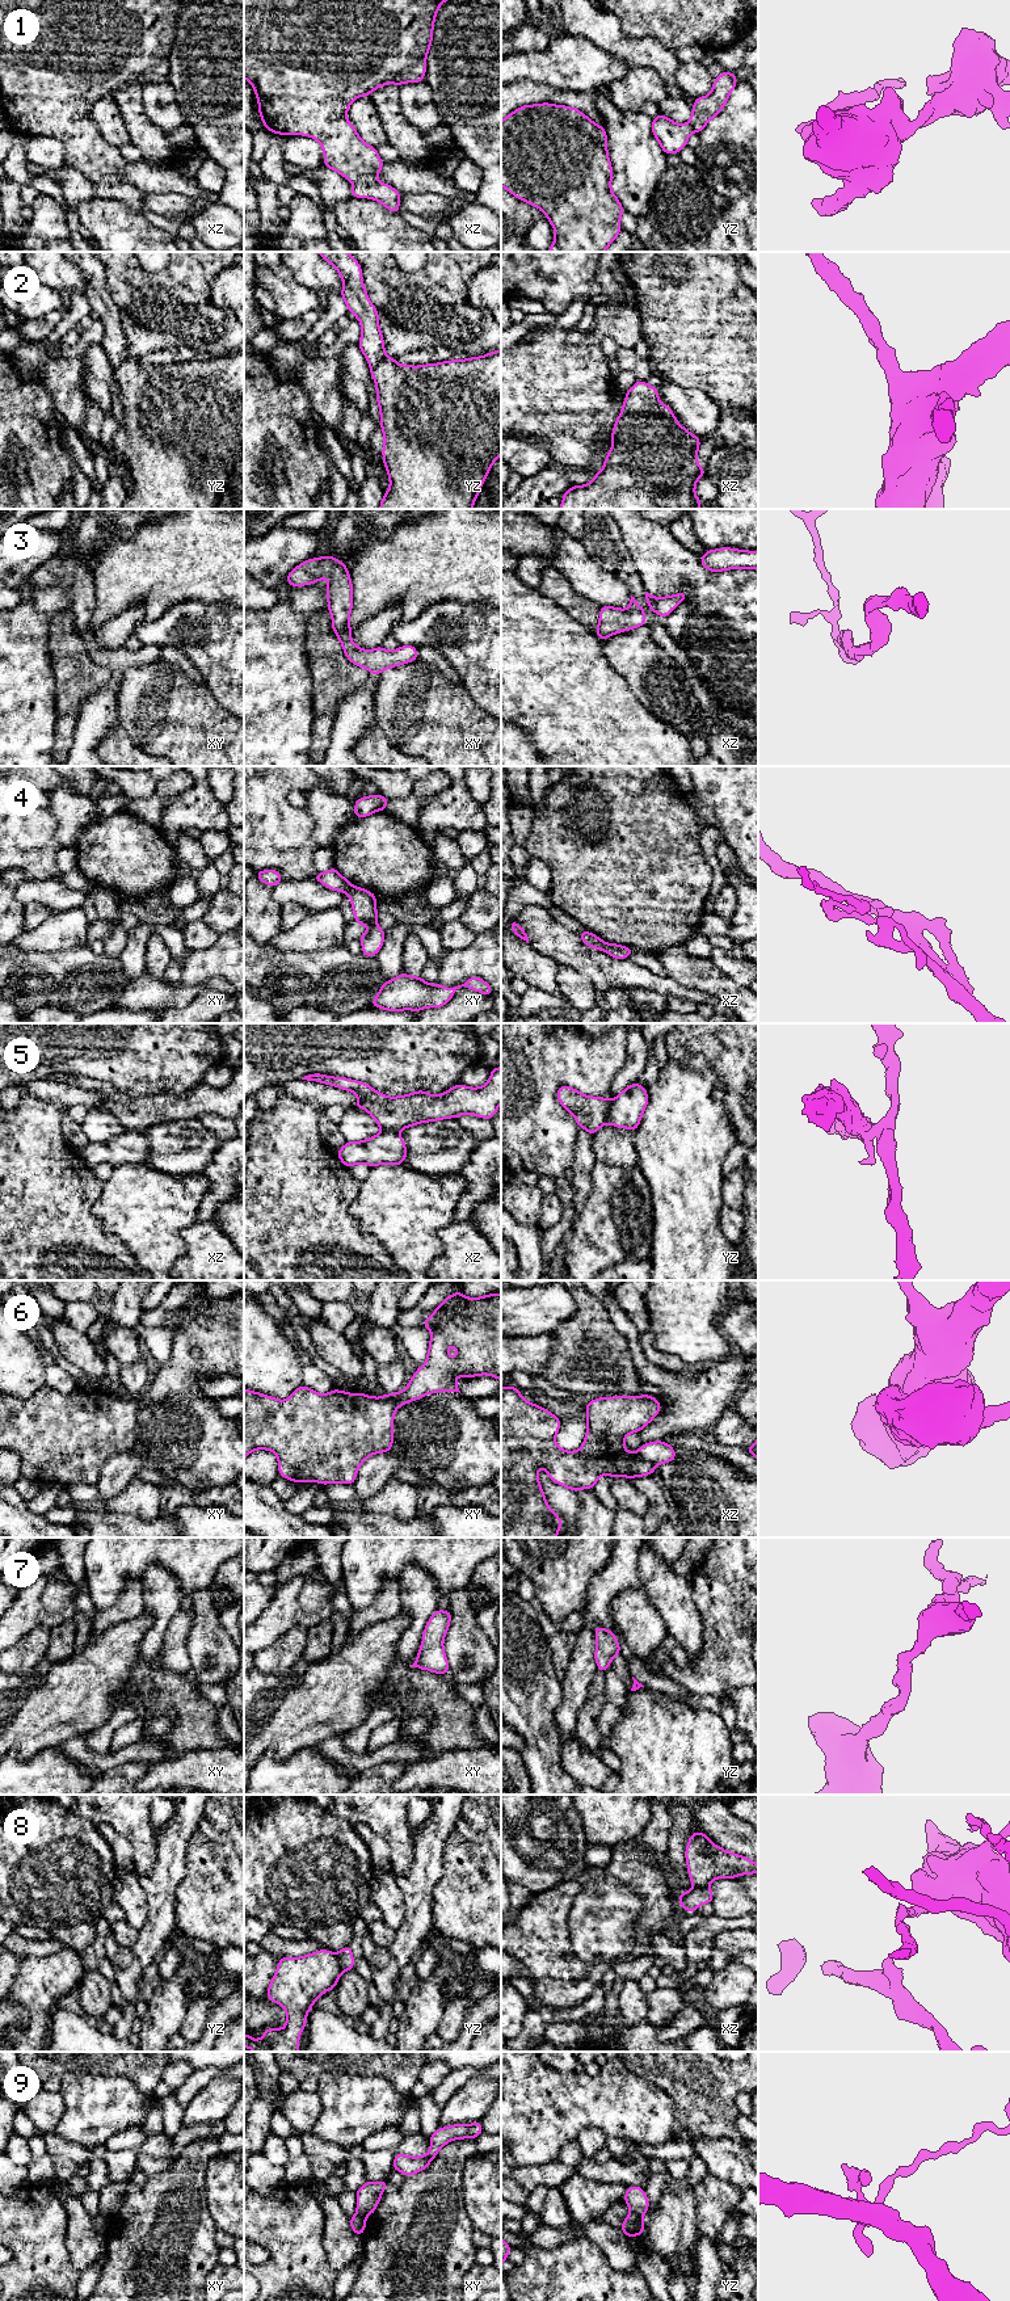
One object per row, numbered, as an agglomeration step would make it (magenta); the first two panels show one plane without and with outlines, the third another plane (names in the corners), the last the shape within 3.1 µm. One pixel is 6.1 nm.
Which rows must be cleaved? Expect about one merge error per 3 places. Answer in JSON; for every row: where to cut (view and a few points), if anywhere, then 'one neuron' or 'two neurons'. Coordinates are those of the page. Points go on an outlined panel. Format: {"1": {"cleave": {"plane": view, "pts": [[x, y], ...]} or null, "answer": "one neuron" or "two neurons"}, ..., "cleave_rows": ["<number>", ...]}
{"1": {"cleave": null, "answer": "one neuron"}, "2": {"cleave": null, "answer": "one neuron"}, "3": {"cleave": null, "answer": "one neuron"}, "4": {"cleave": {"plane": "xz", "pts": [[606, 943], [604, 950]]}, "answer": "two neurons"}, "5": {"cleave": {"plane": "yz", "pts": [[610, 1102], [606, 1122]]}, "answer": "two neurons"}, "6": {"cleave": {"plane": "xz", "pts": [[635, 1452], [655, 1466]]}, "answer": "two neurons"}, "7": {"cleave": null, "answer": "one neuron"}, "8": {"cleave": {"plane": "yz", "pts": [[335, 1954], [341, 1971]]}, "answer": "two neurons"}, "9": {"cleave": {"plane": "yz", "pts": [[631, 2211], [640, 2217]]}, "answer": "two neurons"}, "cleave_rows": ["4", "5", "6", "8", "9"]}

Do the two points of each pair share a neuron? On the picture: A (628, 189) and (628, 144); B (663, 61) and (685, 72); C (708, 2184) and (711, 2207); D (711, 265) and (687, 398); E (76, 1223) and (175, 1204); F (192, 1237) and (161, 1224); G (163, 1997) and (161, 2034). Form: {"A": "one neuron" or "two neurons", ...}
{"A": "one neuron", "B": "two neurons", "C": "one neuron", "D": "two neurons", "E": "two neurons", "F": "two neurons", "G": "one neuron"}

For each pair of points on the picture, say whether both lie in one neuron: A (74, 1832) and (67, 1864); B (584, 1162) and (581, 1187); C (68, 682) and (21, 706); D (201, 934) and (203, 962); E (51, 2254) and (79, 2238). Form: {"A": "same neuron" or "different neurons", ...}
{"A": "same neuron", "B": "same neuron", "C": "different neurons", "D": "different neurons", "E": "different neurons"}

